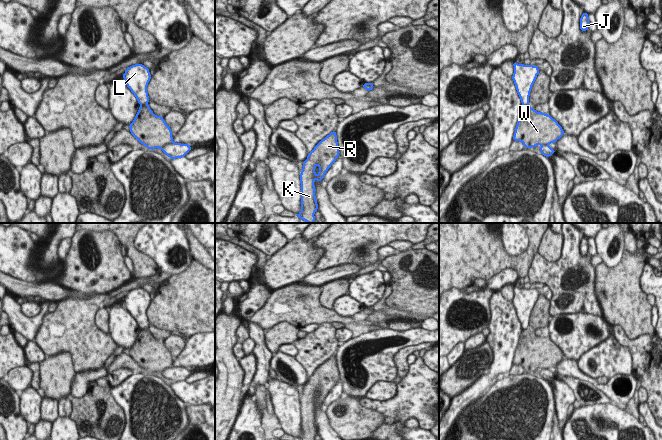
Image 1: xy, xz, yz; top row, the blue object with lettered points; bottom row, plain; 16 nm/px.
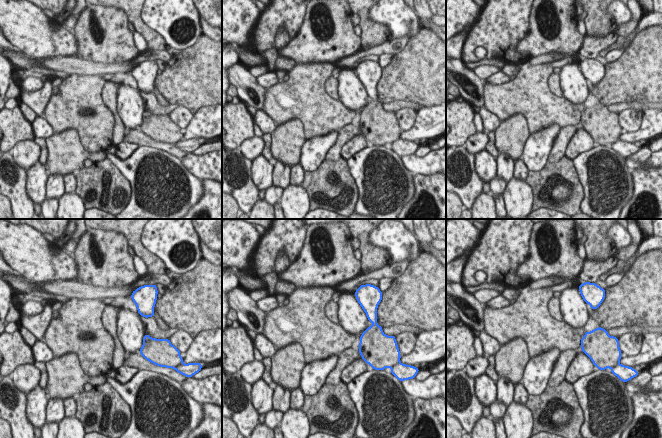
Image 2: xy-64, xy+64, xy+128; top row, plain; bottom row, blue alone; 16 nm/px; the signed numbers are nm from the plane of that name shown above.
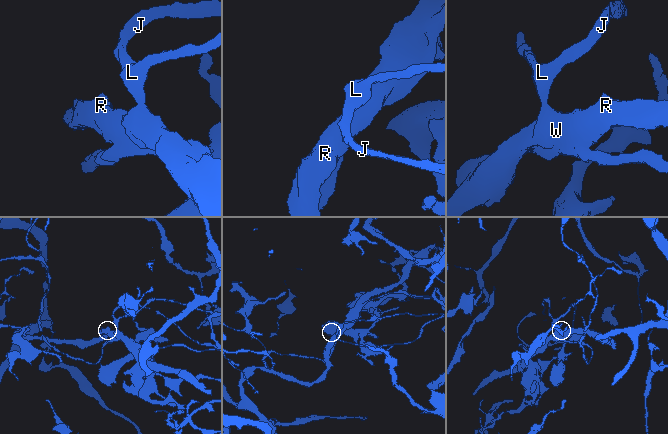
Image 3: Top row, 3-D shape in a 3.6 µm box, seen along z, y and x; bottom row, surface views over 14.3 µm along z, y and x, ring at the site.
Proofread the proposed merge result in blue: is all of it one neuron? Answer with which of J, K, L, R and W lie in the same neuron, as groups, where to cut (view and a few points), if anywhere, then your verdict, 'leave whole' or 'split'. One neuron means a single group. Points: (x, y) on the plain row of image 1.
groups J L / K R W; cut xy (172, 365), (160, 372); split

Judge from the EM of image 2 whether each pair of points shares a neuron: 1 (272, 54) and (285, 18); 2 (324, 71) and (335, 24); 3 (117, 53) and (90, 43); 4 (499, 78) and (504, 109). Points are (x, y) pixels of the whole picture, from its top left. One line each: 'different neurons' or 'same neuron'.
1: different neurons
2: different neurons
3: same neuron
4: different neurons

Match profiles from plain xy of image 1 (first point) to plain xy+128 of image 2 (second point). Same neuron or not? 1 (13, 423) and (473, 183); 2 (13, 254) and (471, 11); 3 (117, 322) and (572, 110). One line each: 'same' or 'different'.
1: same
2: same
3: different

